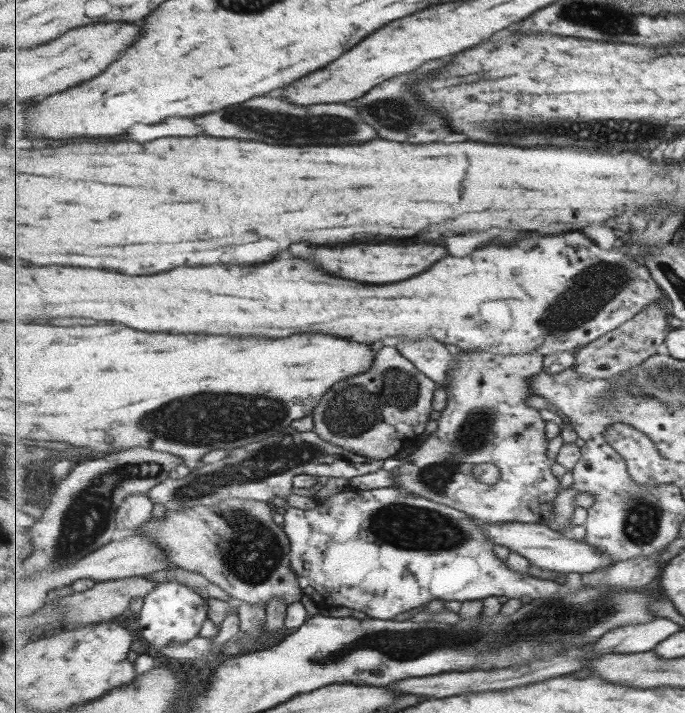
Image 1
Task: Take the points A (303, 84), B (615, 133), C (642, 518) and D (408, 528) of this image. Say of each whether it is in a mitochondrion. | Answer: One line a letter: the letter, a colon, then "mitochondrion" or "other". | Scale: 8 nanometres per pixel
A: other
B: mitochondrion
C: mitochondrion
D: mitochondrion

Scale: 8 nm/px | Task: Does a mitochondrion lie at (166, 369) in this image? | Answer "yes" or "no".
no

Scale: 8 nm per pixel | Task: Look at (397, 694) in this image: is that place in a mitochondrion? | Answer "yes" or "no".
no

